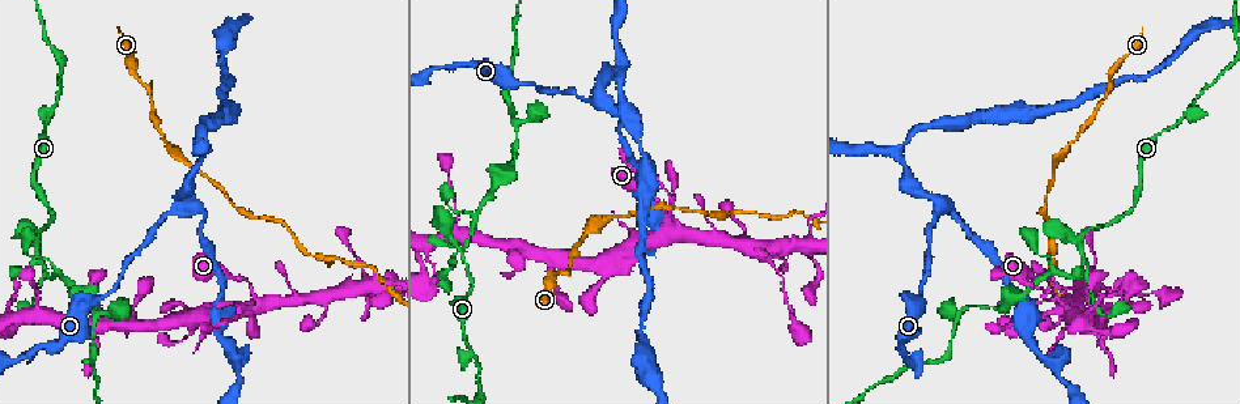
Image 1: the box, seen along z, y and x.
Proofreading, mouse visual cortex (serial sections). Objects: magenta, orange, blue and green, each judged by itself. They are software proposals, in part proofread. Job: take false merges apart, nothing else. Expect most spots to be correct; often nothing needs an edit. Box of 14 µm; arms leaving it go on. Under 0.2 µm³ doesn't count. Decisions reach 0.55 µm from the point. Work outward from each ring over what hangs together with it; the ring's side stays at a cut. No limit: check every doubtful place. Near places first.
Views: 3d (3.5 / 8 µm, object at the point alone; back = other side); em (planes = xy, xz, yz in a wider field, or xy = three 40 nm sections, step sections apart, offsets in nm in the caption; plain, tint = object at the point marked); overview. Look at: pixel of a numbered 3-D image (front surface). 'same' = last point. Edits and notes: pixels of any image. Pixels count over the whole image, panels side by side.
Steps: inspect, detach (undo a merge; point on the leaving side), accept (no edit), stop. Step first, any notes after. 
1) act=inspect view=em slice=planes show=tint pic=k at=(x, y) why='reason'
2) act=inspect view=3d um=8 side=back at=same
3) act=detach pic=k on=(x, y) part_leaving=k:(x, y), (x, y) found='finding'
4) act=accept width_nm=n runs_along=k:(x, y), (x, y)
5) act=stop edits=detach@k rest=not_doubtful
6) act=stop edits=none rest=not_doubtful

act=inspect view=3d um=3.5 pic=1 at=(46, 275) why='sharp bend'

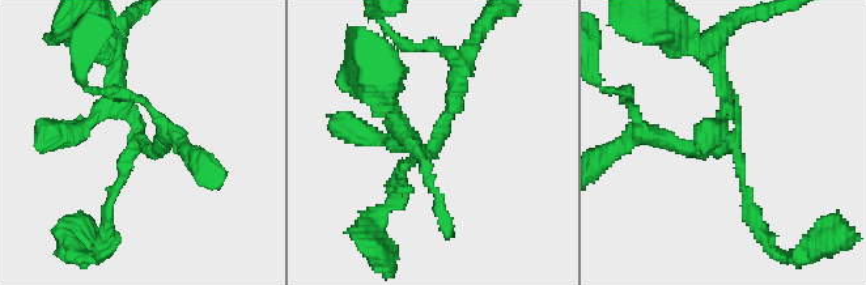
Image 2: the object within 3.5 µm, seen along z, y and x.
act=inspect view=em slice=xy step=2 show=tint pic=2 at=(433, 145) why='shape alone is not enough'

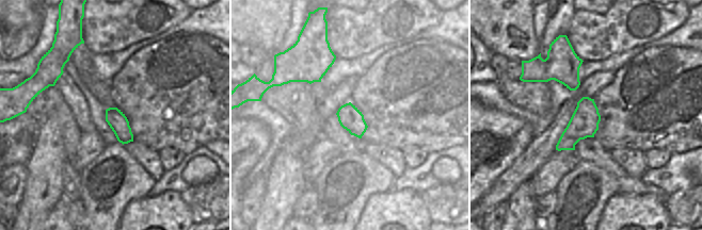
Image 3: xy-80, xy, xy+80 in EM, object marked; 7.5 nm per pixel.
act=accept runs_along=2:(717, 64), (738, 132), (704, 152), (661, 136) found='all the same cell'

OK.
act=inspect view=em slice=xy step=3 show=tint pic=1 at=(898, 155) why='arms part here'

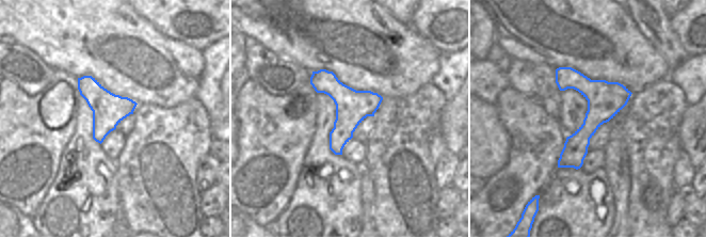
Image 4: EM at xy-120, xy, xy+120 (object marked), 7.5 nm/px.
act=inspect view=3d um=3.5 at=same

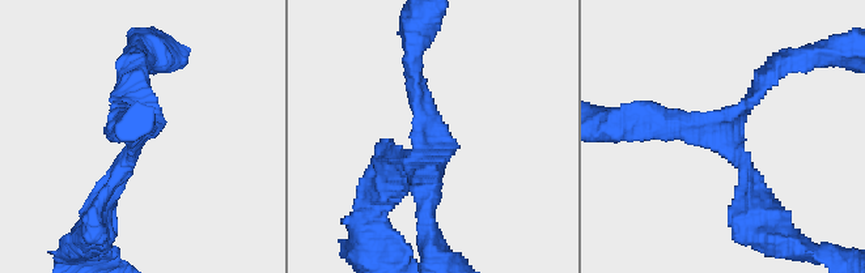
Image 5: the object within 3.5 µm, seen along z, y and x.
act=accept runs_along=4:(559, 70), (593, 97), (577, 165) found='one cell here'

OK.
act=inspect view=3d um=8 side=back pic=1 at=(679, 228) why='four or more arms meet'

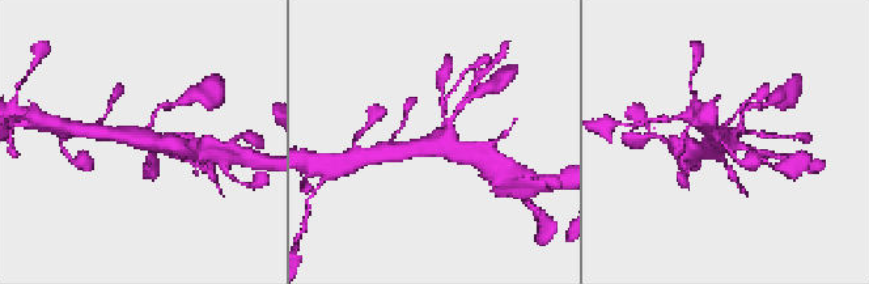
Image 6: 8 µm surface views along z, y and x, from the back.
act=inspect view=3d um=3.5 pic=6 at=(436, 136) why='zoom in'

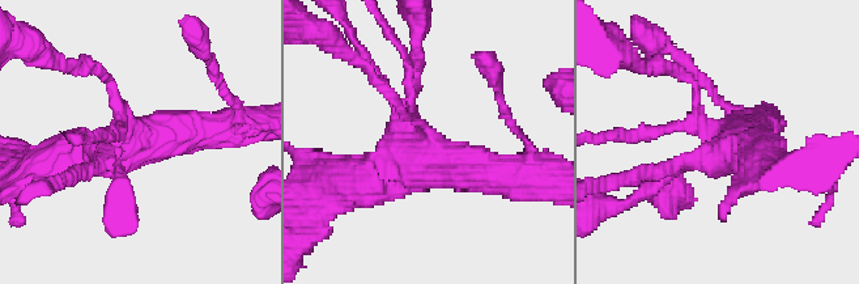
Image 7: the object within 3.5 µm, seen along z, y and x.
act=inspect view=em slice=xy step=1 show=tint pic=7 at=(722, 135) arms=4 arm_widths_nm=100,200,450,500 why='need the tissue'

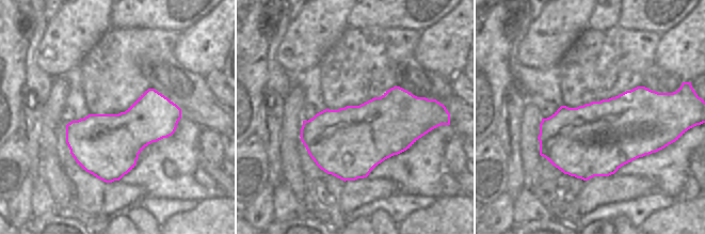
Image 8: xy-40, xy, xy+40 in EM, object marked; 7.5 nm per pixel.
act=accept runs_along=7:(685, 73), (696, 105), (722, 138), (762, 157) found='continuous, no second cell'

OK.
act=inspect view=3d um=3.5 pic=1 at=(100, 305) why='abrupt turn'

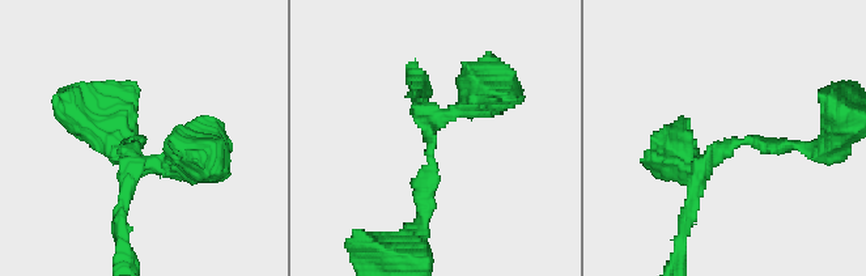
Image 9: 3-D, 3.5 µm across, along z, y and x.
act=accept runs_along=9:(416, 233), (429, 119), (476, 97) found='one cell here'

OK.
act=inspect view=3d um=3.5 side=back pic=1 at=(952, 332) why='a narrow waist'

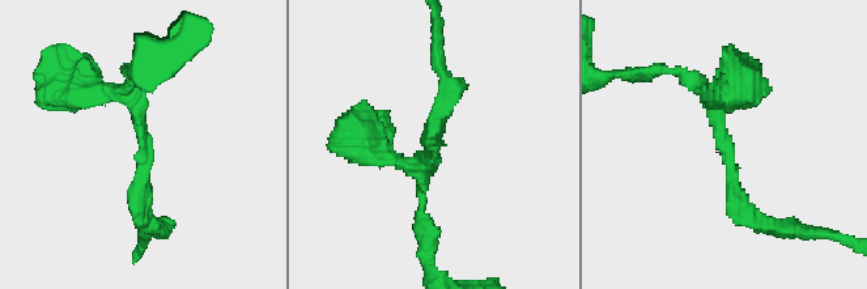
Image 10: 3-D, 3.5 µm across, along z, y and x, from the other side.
act=inspect view=em slice=xy step=2 show=tint pic=10 at=(140, 138)

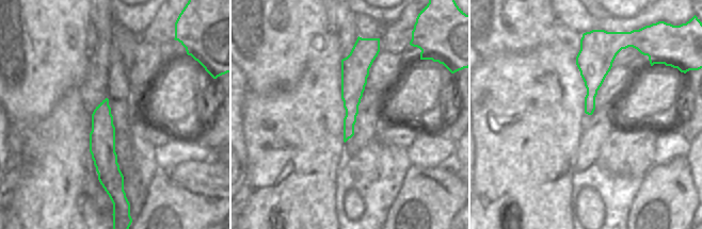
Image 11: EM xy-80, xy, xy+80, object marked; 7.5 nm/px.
act=accept arm_widths_nm=200,200 runs_along=10:(676, 69), (713, 101), (753, 217) found='all the same cell'

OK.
act=stop edits=none rest=not_doubtful

